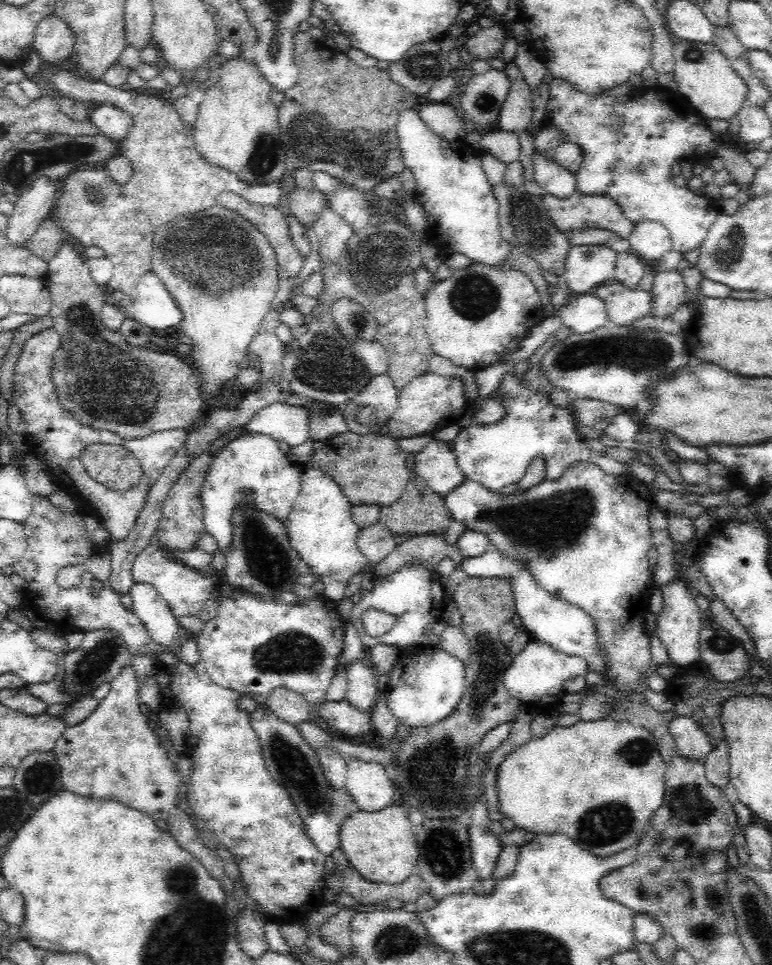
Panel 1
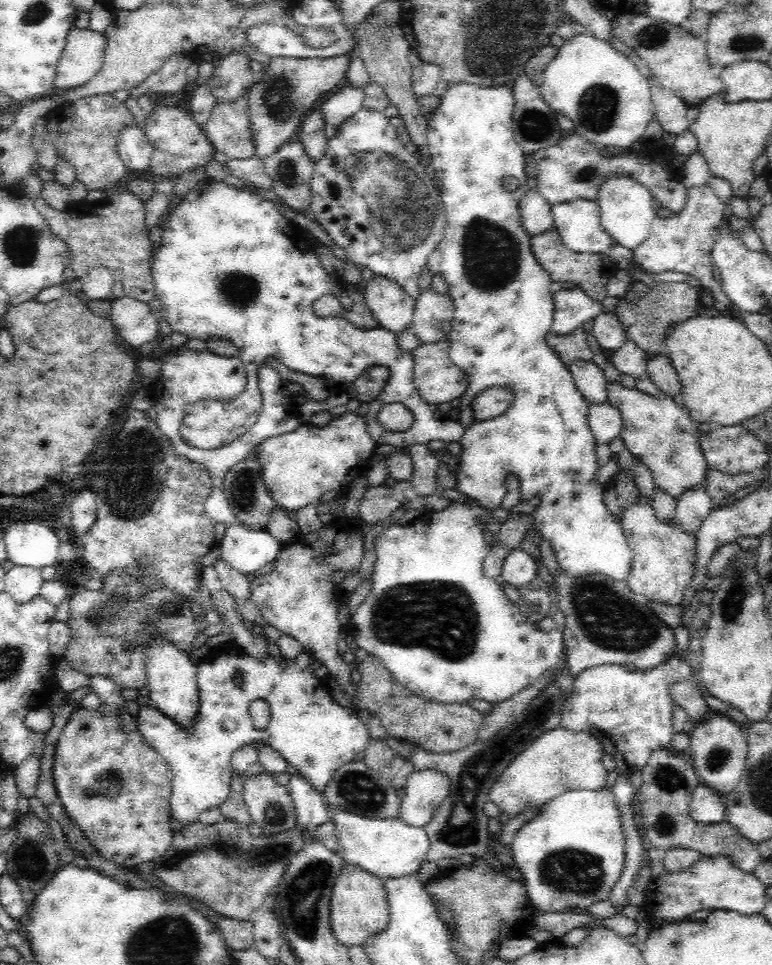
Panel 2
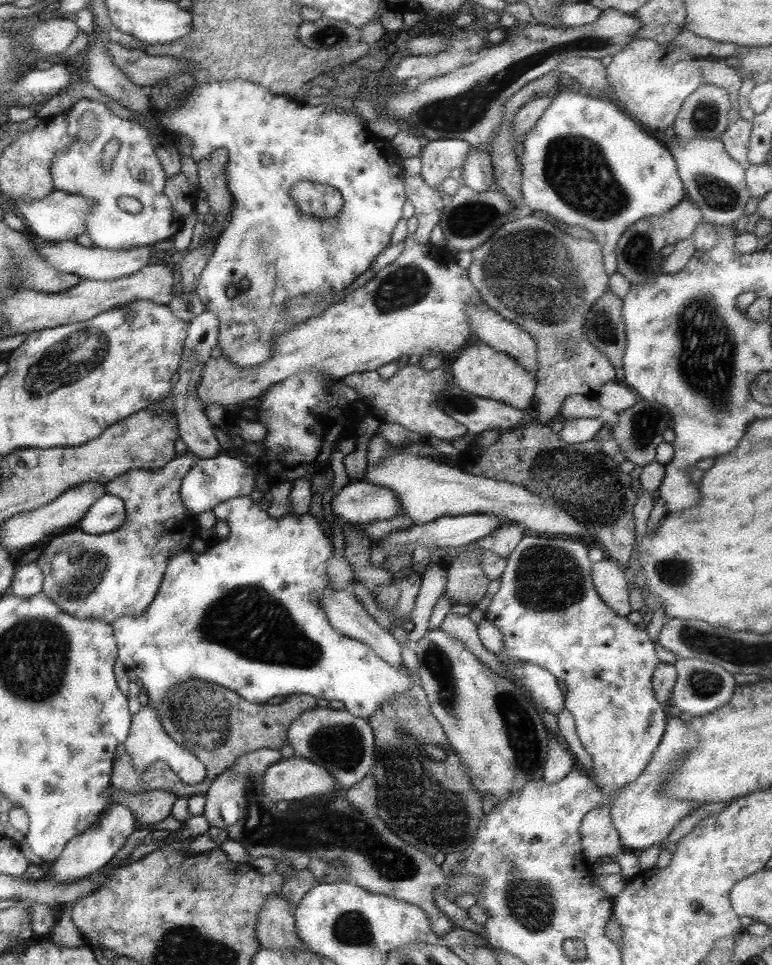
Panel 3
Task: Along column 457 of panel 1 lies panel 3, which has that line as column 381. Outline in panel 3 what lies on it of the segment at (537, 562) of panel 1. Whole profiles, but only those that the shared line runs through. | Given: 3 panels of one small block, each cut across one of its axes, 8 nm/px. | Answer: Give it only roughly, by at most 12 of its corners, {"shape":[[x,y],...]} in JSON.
{"shape":[[348,482],[326,506],[343,525],[402,514],[388,488]]}

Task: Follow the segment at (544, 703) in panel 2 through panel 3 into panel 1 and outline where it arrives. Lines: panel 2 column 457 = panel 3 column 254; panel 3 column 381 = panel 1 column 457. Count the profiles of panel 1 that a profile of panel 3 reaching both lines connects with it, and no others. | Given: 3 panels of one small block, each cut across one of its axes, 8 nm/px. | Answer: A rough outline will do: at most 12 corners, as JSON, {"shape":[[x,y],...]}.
{"shape":[[456,819],[414,829],[413,872],[436,899],[479,878],[469,834]]}

